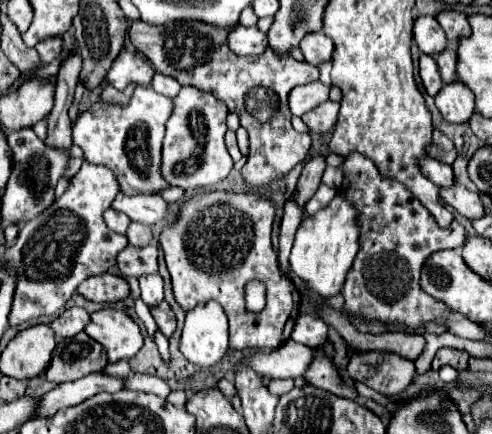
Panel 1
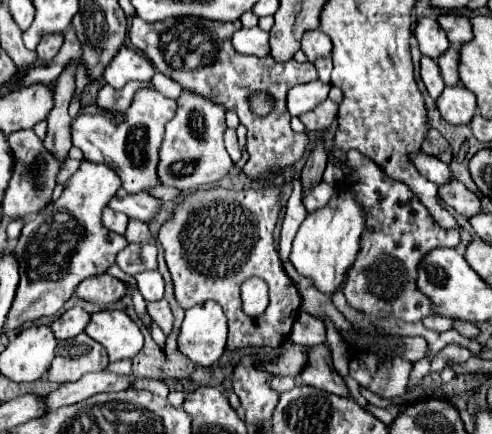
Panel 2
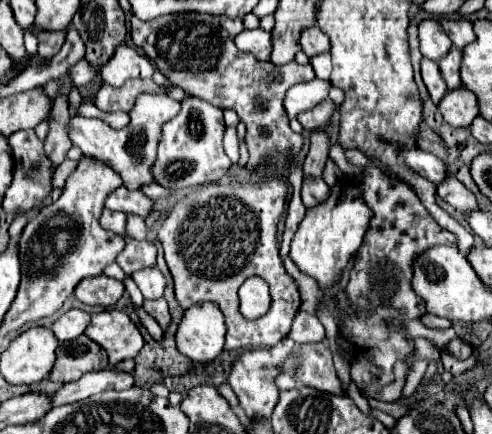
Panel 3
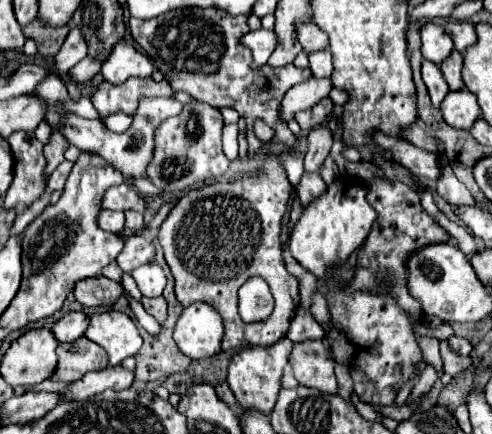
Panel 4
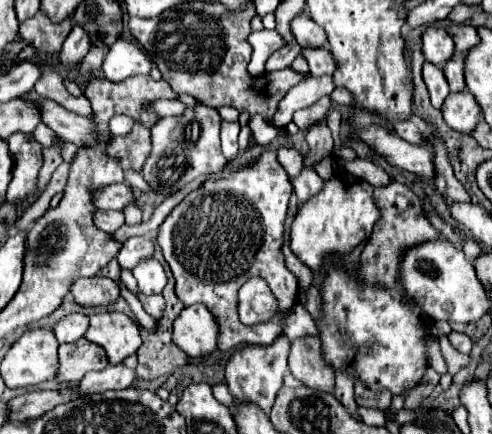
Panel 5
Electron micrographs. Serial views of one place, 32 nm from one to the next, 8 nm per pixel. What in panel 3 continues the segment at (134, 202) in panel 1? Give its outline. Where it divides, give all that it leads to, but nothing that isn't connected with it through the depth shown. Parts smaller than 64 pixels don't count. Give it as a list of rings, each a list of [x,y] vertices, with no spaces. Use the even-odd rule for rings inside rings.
[[[120,186],[120,188],[116,188],[116,192],[108,194],[108,200],[104,206],[110,210],[120,210],[126,214],[138,214],[138,216],[146,218],[152,208],[152,200],[148,196],[144,196],[140,190],[132,192],[132,190]]]

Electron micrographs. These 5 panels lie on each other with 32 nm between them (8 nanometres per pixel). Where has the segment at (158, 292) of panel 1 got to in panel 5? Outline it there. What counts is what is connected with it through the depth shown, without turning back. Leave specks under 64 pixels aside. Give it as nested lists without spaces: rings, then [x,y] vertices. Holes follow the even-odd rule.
[[[156,258],[140,260],[140,264],[136,264],[136,268],[132,272],[138,280],[140,292],[144,292],[144,294],[160,294],[162,292],[164,284],[166,284],[166,272]]]

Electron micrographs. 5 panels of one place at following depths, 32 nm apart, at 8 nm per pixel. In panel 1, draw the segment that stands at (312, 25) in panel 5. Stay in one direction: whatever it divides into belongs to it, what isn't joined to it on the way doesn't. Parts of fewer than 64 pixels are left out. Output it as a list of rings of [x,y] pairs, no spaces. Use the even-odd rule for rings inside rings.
[[[310,32],[310,34],[306,34],[302,38],[300,50],[302,50],[302,54],[304,54],[308,64],[318,66],[318,64],[322,64],[322,62],[332,58],[334,44],[332,44],[332,40],[326,34],[322,34],[322,32]]]

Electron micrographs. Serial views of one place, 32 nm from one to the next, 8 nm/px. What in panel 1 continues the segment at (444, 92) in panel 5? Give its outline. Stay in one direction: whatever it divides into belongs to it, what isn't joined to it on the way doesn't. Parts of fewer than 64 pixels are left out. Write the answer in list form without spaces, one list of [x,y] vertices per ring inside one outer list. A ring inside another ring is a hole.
[[[426,54],[420,56],[420,78],[422,78],[430,96],[436,96],[440,92],[440,88],[444,86],[440,72],[438,72],[438,66],[436,66],[436,60]]]

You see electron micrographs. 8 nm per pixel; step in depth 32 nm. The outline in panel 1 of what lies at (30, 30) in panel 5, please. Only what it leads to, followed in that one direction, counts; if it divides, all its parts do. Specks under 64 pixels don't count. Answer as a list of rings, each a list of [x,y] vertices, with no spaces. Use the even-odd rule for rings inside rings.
[[[52,36],[48,40],[42,40],[38,46],[36,46],[38,54],[40,54],[40,60],[42,64],[50,64],[60,52],[62,52],[62,38],[60,36]]]

